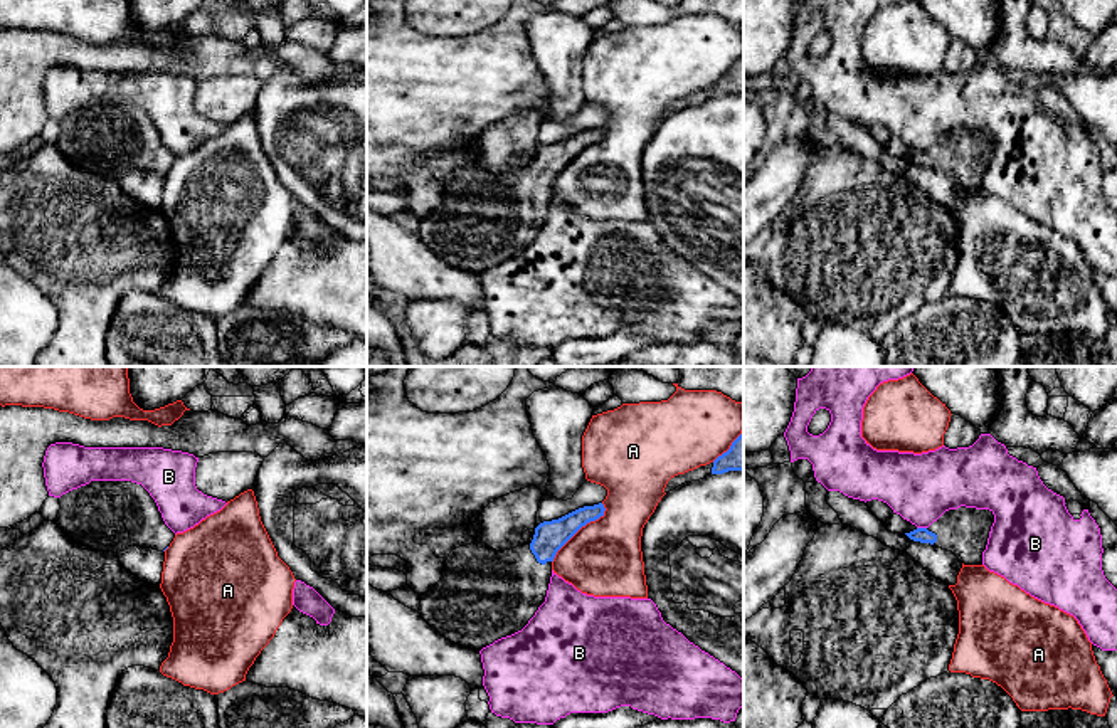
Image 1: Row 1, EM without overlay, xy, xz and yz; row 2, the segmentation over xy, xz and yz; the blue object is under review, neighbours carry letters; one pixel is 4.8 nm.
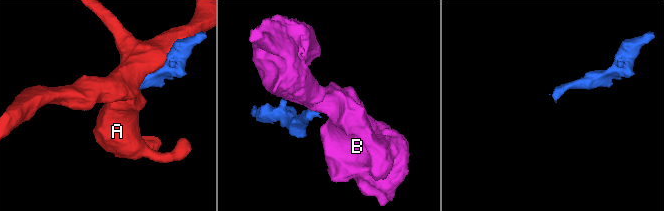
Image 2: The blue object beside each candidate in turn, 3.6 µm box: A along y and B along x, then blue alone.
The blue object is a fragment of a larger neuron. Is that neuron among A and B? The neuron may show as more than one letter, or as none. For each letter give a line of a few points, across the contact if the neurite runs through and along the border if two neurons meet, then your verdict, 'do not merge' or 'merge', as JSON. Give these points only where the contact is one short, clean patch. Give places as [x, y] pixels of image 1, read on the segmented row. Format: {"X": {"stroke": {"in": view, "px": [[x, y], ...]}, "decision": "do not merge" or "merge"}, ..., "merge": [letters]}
{"A": {"decision": "do not merge"}, "B": {"stroke": {"in": "yz", "px": [[917, 527], [926, 528]]}, "decision": "do not merge"}, "merge": []}

